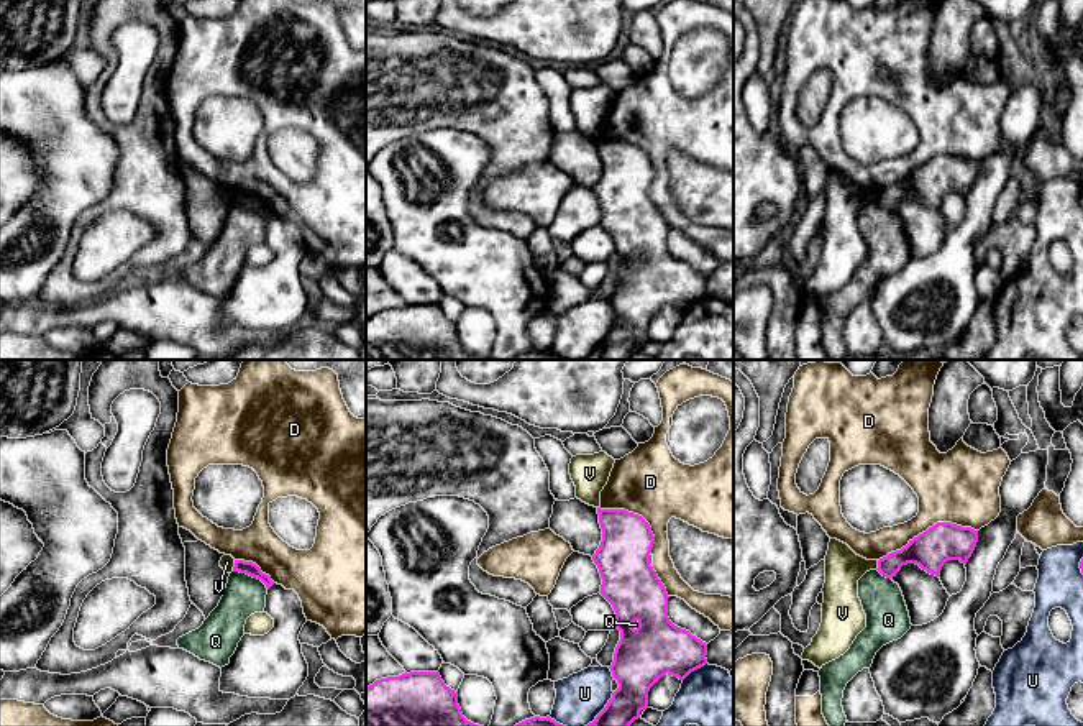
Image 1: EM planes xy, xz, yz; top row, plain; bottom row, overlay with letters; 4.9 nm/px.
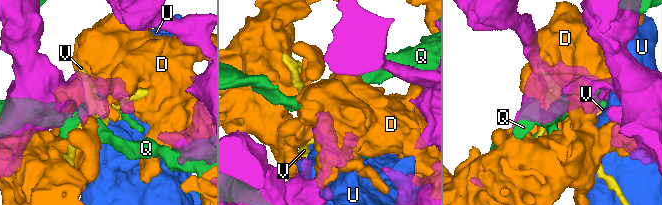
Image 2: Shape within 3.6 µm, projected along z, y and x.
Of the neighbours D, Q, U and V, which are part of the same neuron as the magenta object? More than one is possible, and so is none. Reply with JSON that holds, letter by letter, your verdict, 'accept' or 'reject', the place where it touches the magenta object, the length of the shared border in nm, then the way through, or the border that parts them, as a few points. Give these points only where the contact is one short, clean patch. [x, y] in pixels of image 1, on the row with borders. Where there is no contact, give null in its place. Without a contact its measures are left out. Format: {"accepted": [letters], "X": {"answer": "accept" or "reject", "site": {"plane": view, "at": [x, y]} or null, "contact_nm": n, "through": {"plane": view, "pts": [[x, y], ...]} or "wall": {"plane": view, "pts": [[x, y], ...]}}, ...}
{"accepted": [], "D": {"answer": "reject", "site": {"plane": "yz", "at": [929, 528]}, "contact_nm": 500}, "Q": {"answer": "reject", "site": {"plane": "xy", "at": [251, 575]}, "contact_nm": 200}, "U": {"answer": "reject", "site": {"plane": "xz", "at": [694, 669]}, "contact_nm": 150}, "V": {"answer": "reject", "site": {"plane": "xy", "at": [235, 565]}, "contact_nm": 60, "wall": {"plane": "xy", "pts": [[235, 560], [232, 570]]}}}

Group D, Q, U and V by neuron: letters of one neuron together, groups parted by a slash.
D / Q / U / V

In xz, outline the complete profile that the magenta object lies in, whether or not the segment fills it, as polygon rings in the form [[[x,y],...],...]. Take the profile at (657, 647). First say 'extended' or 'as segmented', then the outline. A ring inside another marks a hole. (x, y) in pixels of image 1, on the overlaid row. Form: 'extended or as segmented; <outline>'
as segmented; [[[597,508],[597,514],[602,540],[592,560],[620,631],[609,667],[619,688],[587,726],[630,726],[648,708],[648,692],[663,675],[684,680],[707,664],[707,644],[668,618],[669,596],[650,565],[650,524],[625,509]]]

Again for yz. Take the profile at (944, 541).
as segmented; [[[937,522],[919,534],[901,550],[891,552],[878,560],[878,572],[893,578],[902,565],[916,563],[930,575],[940,577],[948,560],[966,565],[978,542],[978,531],[952,522]]]

